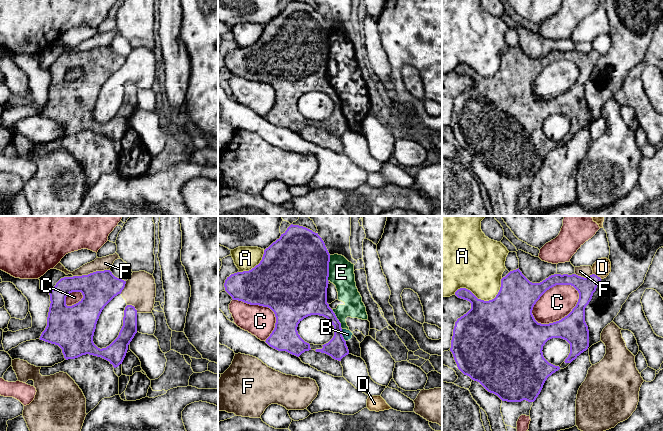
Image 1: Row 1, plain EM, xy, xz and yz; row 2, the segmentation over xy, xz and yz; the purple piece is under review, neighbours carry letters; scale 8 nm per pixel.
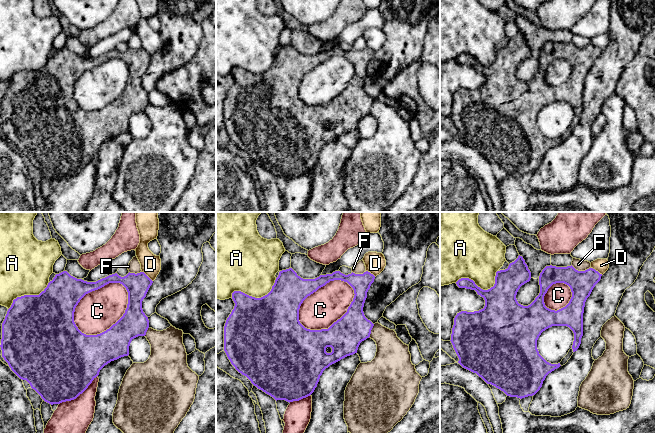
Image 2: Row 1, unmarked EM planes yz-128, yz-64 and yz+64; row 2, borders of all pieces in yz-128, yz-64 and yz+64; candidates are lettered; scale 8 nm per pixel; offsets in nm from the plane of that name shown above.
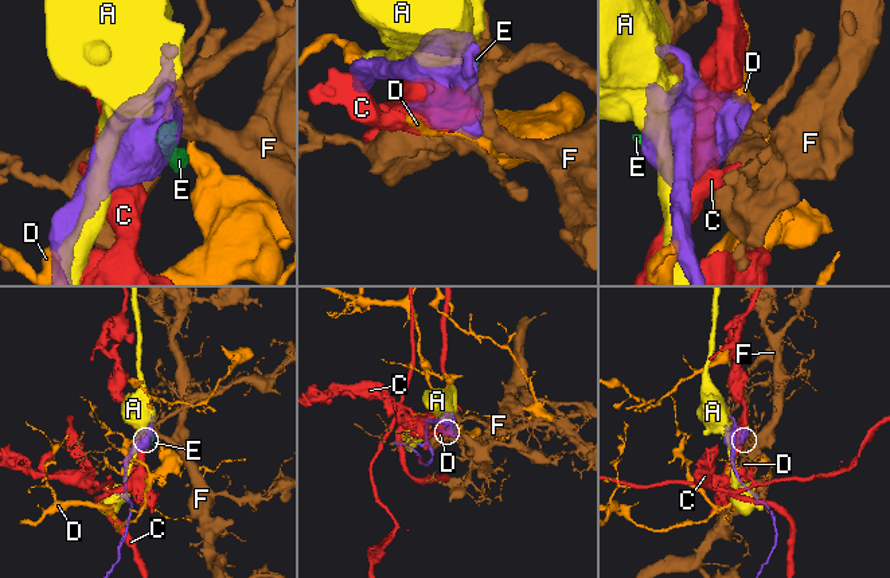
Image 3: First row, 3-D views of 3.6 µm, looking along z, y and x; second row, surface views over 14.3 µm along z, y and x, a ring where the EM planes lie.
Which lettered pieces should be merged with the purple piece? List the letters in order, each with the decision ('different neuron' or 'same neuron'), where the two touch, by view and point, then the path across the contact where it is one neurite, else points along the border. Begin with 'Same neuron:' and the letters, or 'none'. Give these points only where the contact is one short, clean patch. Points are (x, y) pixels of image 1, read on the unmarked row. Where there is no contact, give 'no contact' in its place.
Same neuron: none
A: different neuron; meets purple in yz at (483, 76)
B: different neuron; meets purple in xz at (341, 111)
C: different neuron; meets purple in yz at (562, 94)
D: different neuron; meets purple in yz at (596, 51)
E: different neuron; meets purple in xz at (328, 44)
F: different neuron; meets purple in xy at (91, 49)

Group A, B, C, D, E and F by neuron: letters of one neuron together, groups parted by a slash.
A / B E / C / D / F

